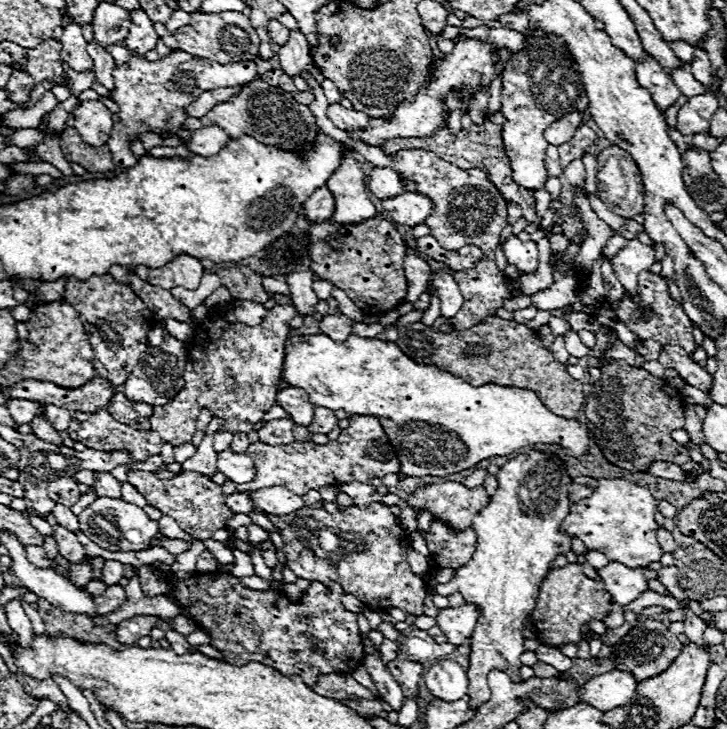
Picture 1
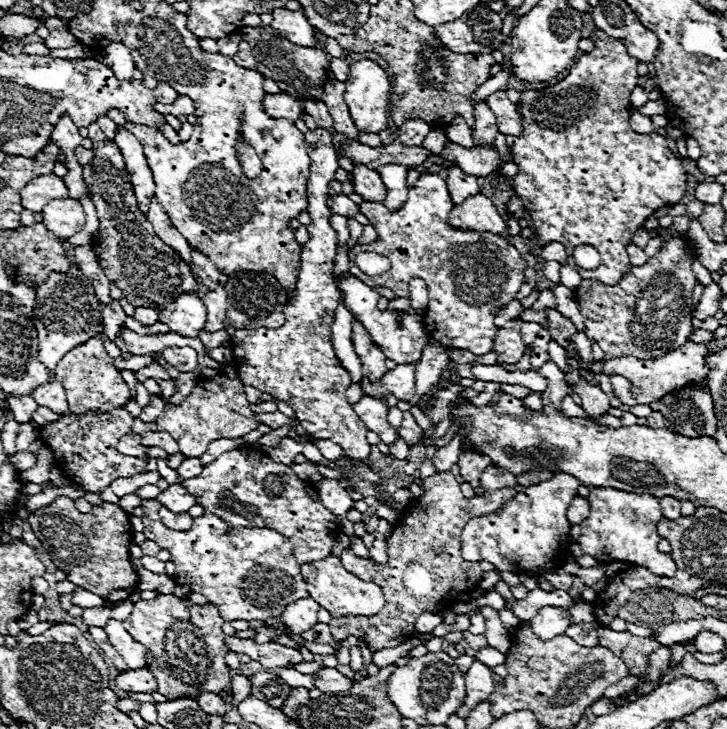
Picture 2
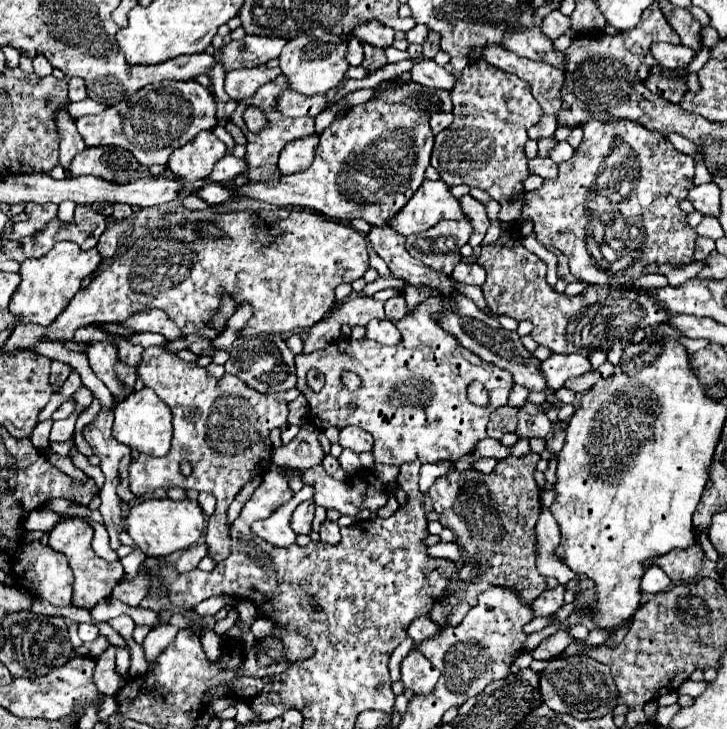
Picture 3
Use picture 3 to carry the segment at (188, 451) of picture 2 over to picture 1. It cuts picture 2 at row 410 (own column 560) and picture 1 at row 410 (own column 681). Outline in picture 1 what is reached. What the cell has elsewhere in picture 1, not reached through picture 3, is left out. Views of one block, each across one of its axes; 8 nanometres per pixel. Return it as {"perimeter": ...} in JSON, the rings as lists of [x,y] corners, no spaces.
{"perimeter":[[[290,304],[266,310],[266,316],[258,326],[234,324],[216,314],[208,314],[208,318],[198,322],[196,334],[188,344],[184,392],[180,392],[172,404],[164,404],[164,408],[152,408],[152,430],[172,446],[192,442],[196,416],[202,408],[208,408],[210,416],[224,420],[220,428],[222,432],[250,432],[252,426],[262,420],[264,412],[276,404],[276,384],[282,374],[284,344],[290,332],[288,324],[294,316],[298,316],[298,312]]]}

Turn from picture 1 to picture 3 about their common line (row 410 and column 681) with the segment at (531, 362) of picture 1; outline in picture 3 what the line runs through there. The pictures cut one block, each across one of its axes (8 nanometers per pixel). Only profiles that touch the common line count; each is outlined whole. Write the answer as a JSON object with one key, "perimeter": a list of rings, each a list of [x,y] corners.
{"perimeter":[[[696,542],[688,550],[672,550],[670,554],[660,556],[654,562],[676,582],[676,580],[694,578],[702,566],[702,556],[704,556],[702,546],[700,546],[700,542]]]}

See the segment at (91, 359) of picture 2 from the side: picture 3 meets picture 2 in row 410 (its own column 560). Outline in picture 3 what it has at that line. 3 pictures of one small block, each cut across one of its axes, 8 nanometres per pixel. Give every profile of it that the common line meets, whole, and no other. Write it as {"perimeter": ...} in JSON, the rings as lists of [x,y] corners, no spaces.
{"perimeter":[[[502,46],[488,48],[488,52],[484,52],[484,60],[500,70],[508,70],[518,78],[526,80],[530,84],[532,96],[536,96],[536,102],[544,108],[544,112],[556,114],[560,110],[562,106],[560,88],[564,84],[562,70],[552,68],[550,64],[544,64],[544,62],[520,58]]]}

